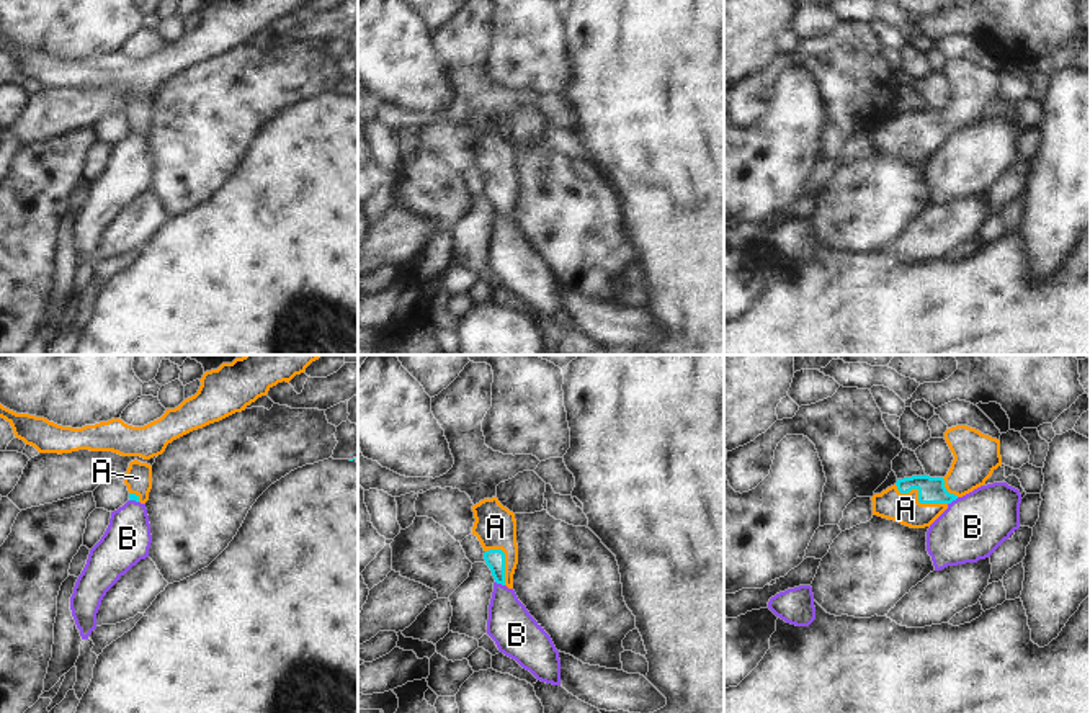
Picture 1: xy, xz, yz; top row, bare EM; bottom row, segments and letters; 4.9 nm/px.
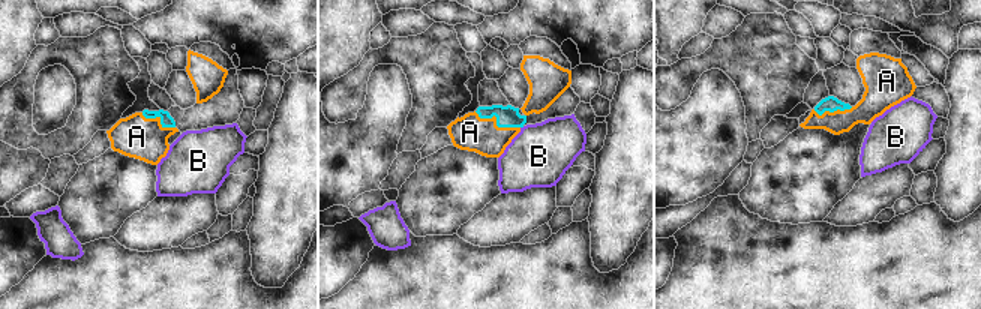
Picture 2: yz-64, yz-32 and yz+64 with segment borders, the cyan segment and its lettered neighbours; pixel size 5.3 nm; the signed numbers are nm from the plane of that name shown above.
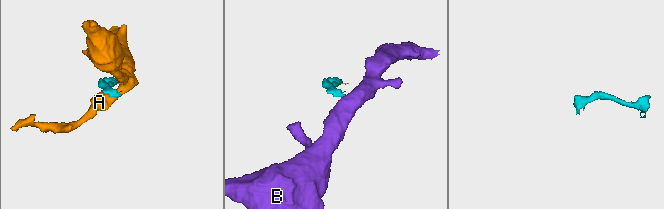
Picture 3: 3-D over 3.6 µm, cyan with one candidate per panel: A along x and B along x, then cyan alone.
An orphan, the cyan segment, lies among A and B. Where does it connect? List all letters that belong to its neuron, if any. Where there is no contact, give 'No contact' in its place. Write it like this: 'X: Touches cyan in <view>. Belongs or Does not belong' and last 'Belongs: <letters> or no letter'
A: Touches cyan in yz. Belongs
B: Touches cyan in yz. Does not belong
Belongs: A.

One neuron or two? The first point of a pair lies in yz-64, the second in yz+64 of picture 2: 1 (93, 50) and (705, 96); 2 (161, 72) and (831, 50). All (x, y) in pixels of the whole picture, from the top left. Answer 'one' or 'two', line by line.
1: two
2: one

